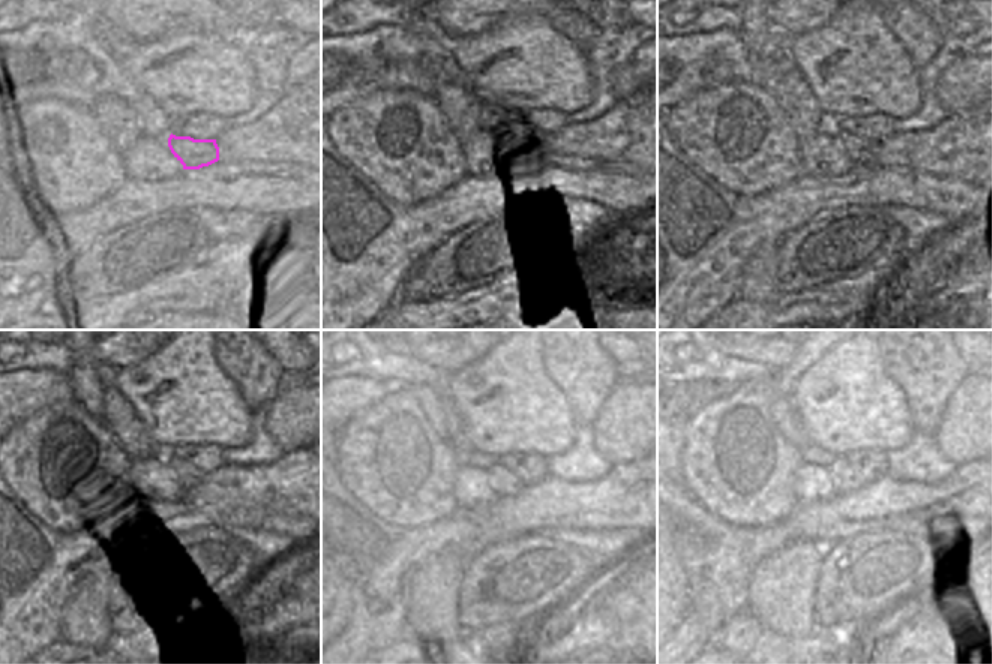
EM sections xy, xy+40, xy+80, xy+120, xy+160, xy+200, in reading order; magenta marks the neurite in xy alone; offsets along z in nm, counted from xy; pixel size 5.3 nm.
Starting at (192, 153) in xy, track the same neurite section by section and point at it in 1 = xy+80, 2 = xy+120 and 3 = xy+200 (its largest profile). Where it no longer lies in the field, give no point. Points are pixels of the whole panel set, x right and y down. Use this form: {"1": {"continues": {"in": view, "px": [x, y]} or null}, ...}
{"1": {"continues": {"in": "xy+80", "px": [860, 150]}}, "2": {"continues": {"in": "xy+120", "px": [185, 474]}}, "3": {"continues": {"in": "xy+200", "px": [845, 480]}}}

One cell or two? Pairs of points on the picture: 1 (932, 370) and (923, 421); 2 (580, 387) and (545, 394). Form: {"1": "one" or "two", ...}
{"1": "one", "2": "two"}

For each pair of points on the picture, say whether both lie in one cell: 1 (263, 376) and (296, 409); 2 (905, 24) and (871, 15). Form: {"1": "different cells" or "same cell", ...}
{"1": "different cells", "2": "different cells"}

